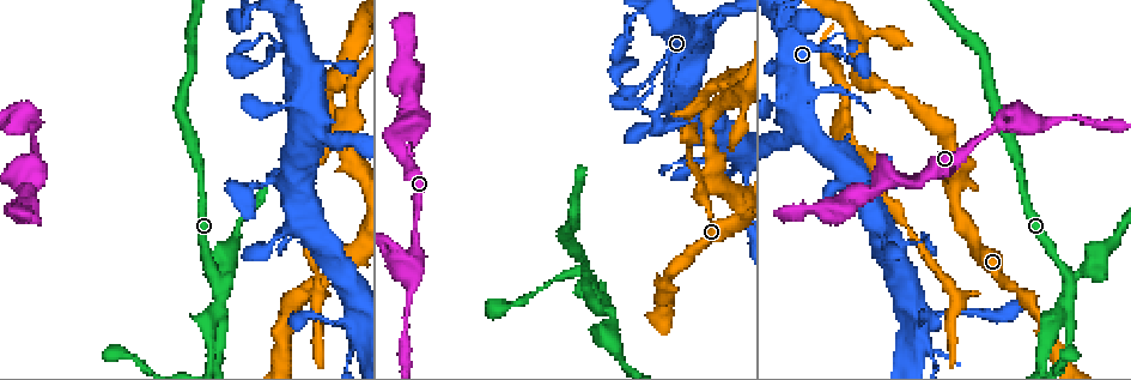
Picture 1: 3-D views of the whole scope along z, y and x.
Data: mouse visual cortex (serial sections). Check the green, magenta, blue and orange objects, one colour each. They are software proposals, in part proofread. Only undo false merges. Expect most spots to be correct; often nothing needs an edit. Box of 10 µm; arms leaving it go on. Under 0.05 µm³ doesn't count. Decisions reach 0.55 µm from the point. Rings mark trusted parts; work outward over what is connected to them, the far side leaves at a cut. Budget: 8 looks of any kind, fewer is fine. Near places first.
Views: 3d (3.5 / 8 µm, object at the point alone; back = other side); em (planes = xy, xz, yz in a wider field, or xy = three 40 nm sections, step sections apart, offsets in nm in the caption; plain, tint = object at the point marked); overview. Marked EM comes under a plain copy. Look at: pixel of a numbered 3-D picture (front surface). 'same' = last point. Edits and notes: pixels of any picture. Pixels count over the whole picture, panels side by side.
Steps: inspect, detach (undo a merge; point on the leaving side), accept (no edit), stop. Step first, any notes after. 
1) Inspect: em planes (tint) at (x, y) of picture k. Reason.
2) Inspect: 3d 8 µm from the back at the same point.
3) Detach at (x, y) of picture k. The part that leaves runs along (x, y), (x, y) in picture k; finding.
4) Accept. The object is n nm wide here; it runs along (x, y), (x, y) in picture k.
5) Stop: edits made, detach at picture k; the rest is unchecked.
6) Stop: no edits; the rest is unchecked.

Inspect: 3d 3.5 µm at (219, 313) of picture 1. Arms run side by side.

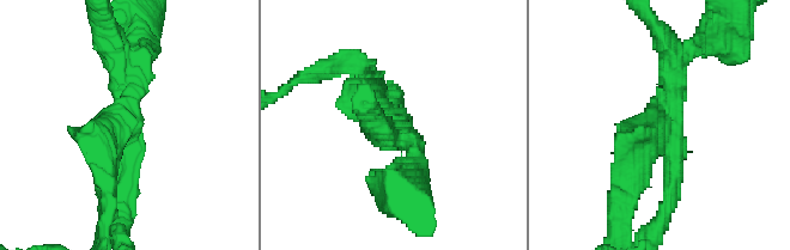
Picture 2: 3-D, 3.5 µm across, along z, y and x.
Inspect: em xy step 5 (tint) at (122, 125) of picture 2. 3 arms meet here; the arms are 250, 300, 400 nm wide; shape alone is not enough.

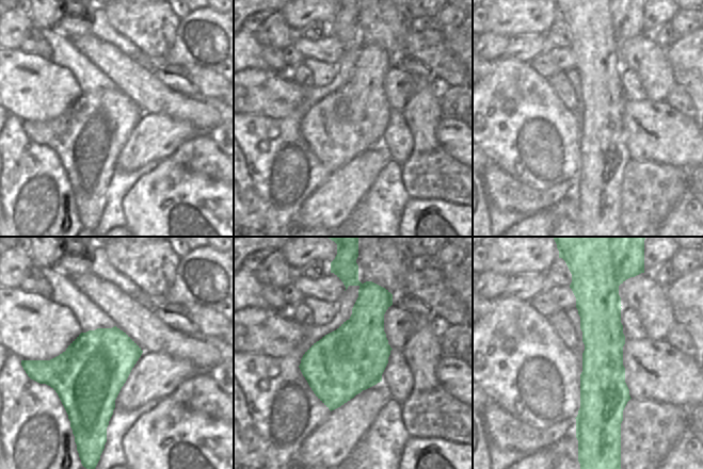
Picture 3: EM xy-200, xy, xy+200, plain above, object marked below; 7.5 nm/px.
Detach at (634, 152) of picture 2. The part that leaves runs along (663, 111), (636, 152), (621, 214) in picture 2; two cells meet here.

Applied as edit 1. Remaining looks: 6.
Inspect: 3d 8 µm from the back at (17, 126) of picture 1. Abrupt turn.

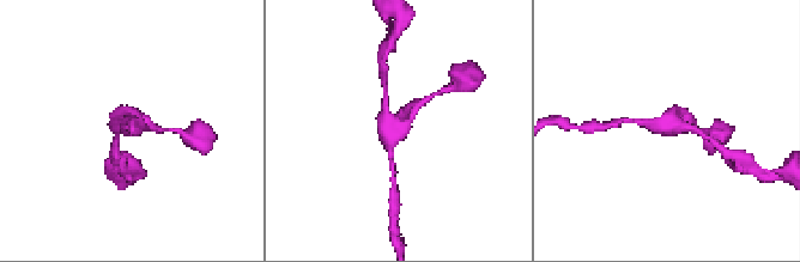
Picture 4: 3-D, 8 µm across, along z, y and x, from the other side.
Inspect: em xy step 2 (tint) at the same point. Shape alone is not enough.

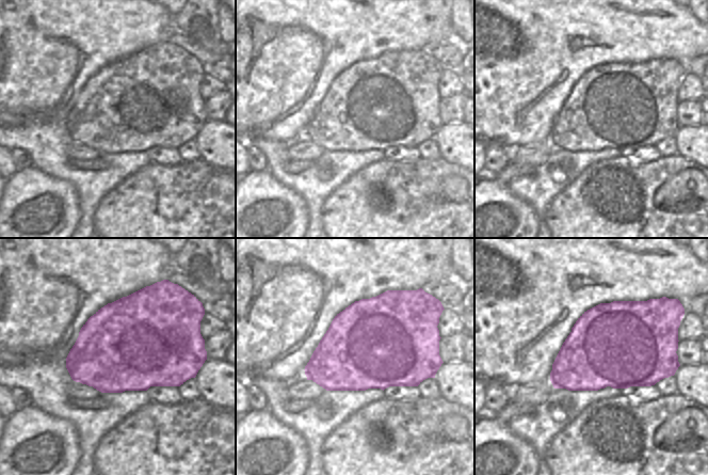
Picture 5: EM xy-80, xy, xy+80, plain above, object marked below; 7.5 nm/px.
Accept. It runs along (698, 132), (634, 121) in picture 4; one cell here.

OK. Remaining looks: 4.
Inspect: 3d 3.5 µm from the back at (783, 29) of picture 1. Abrupt turn.

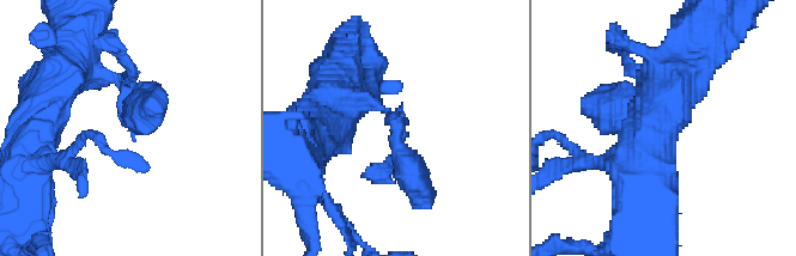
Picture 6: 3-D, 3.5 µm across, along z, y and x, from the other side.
Inspect: em xy step 5 (tint) at (396, 125) of picture 6. 3 arms meet here; the arms are 200, 200, 400 nm wide; shape alone is not enough.

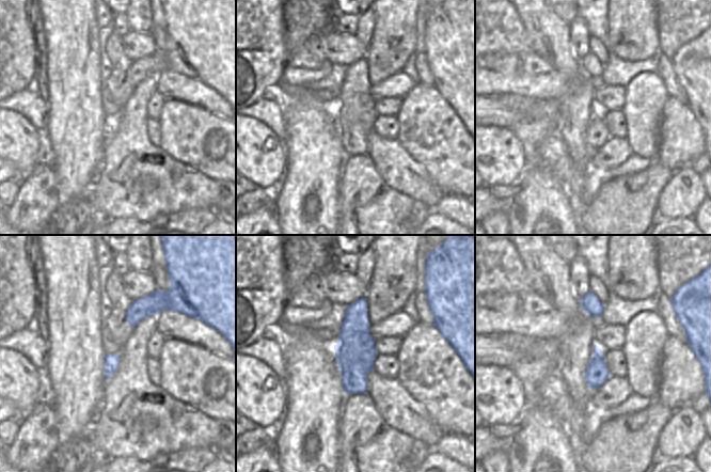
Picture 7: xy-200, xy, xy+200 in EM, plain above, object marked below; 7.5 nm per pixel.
Accept. The object is 300 nm wide here; it runs along (364, 103), (396, 119), (419, 197) in picture 6; all the same cell.

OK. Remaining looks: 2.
Stop: edits made, detach at picture 2; the rest is unchecked.

